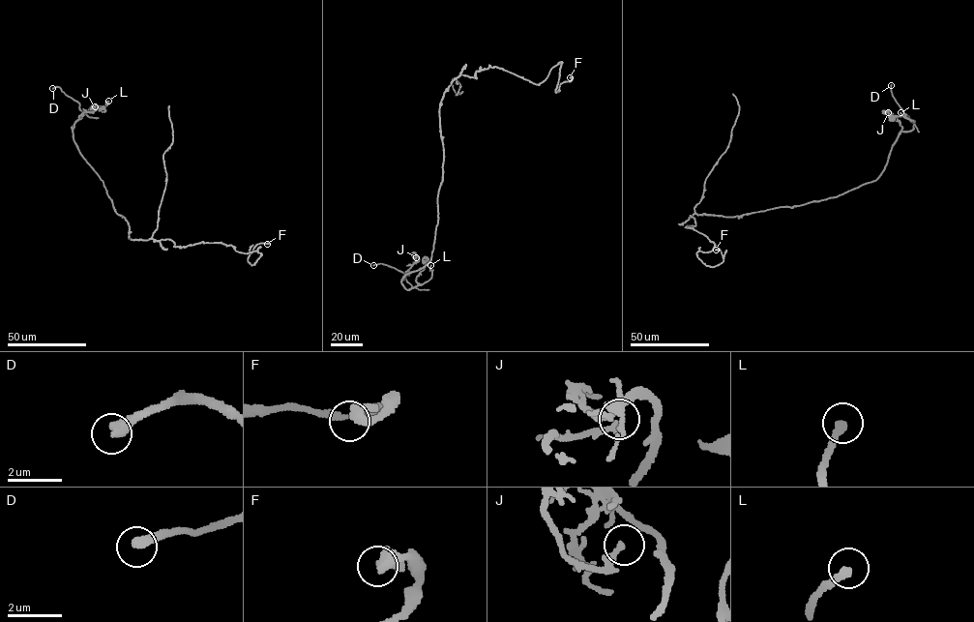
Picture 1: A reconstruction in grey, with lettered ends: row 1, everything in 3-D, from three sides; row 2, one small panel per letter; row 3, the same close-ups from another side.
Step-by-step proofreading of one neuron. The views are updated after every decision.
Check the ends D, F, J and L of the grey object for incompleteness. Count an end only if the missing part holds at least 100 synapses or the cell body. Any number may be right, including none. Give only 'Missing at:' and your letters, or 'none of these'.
Missing at: D

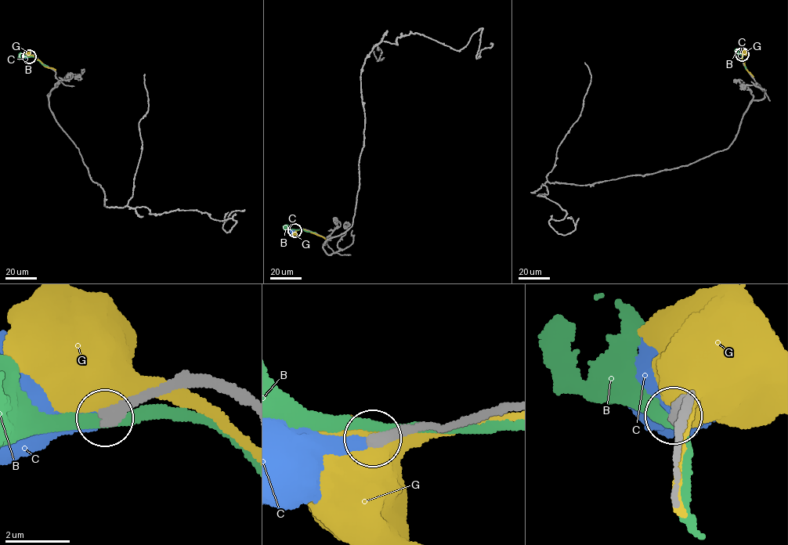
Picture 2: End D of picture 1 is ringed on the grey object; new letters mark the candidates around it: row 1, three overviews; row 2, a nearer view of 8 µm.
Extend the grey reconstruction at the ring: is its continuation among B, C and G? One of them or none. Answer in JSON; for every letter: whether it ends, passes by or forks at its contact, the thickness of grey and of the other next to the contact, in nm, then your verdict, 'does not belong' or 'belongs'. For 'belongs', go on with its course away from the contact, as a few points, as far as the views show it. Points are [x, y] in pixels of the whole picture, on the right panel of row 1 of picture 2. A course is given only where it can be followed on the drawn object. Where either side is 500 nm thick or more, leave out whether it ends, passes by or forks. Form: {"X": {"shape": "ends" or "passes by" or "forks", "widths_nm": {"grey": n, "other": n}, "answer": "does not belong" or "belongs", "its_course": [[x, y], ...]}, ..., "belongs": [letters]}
{"B": {"shape": "passes by", "widths_nm": {"grey": 480, "other": 320}, "answer": "does not belong"}, "C": {"shape": "ends", "widths_nm": {"grey": 400, "other": 460}, "answer": "belongs"}, "G": {"widths_nm": {"grey": 300, "other": 650}, "answer": "does not belong"}, "belongs": ["C"]}

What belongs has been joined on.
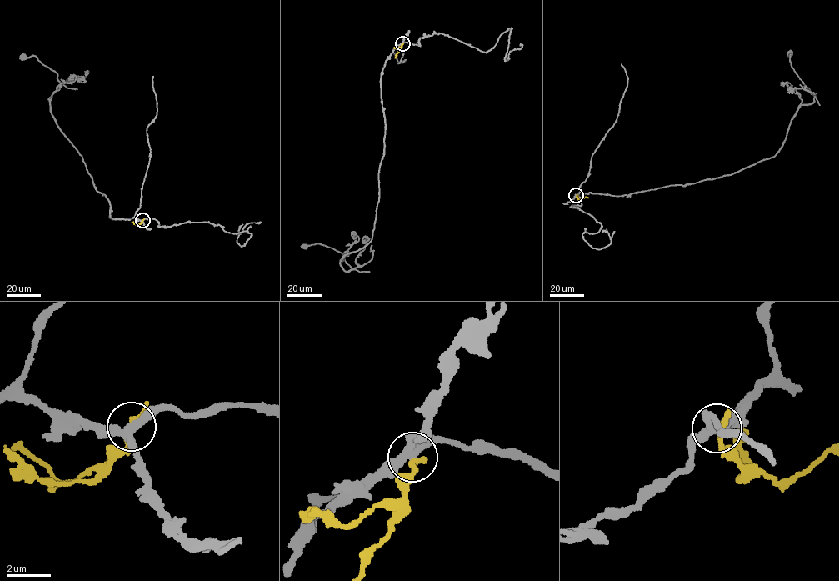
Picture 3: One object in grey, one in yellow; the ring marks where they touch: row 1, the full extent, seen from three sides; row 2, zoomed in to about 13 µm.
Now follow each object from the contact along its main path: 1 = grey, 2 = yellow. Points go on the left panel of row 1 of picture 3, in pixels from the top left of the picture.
1: (142, 220), (112, 218), (107, 197), (51, 112), (48, 98), (59, 87), (57, 74), (37, 57), (23, 57)
2: (142, 220), (138, 224), (132, 222)

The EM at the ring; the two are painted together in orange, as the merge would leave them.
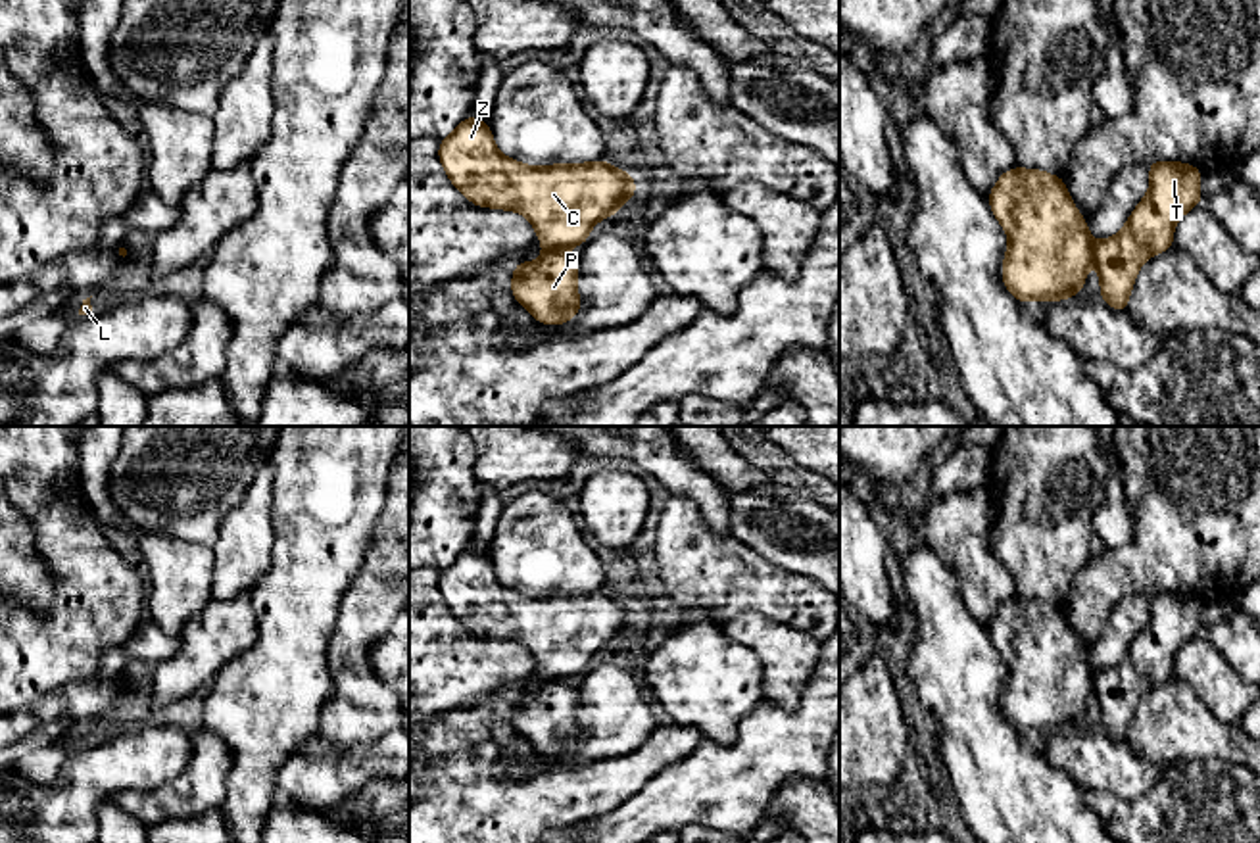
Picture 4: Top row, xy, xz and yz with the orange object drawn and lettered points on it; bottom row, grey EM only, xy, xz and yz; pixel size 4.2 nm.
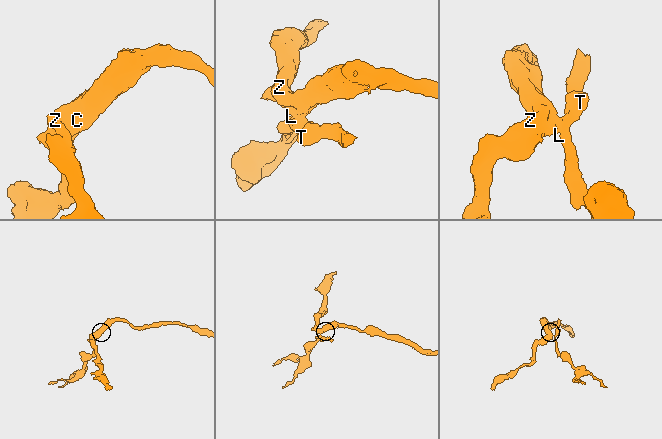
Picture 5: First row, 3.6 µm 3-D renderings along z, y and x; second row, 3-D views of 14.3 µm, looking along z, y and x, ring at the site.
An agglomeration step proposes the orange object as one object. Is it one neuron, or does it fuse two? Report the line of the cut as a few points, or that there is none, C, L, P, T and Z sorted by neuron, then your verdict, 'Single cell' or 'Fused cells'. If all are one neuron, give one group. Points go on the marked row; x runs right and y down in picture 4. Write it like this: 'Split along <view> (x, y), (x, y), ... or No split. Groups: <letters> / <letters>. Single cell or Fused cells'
Split along yz (1095, 242), (1093, 260). Groups: C Z / L P T. Fused cells

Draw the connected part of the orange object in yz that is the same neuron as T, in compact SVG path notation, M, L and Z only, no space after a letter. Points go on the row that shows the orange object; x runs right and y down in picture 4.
M1151 161L1151 188L1131 211L1124 229L1095 242L1101 300L1127 313L1127 298L1145 259L1174 248L1174 225L1202 204L1202 171L1181 161Z

